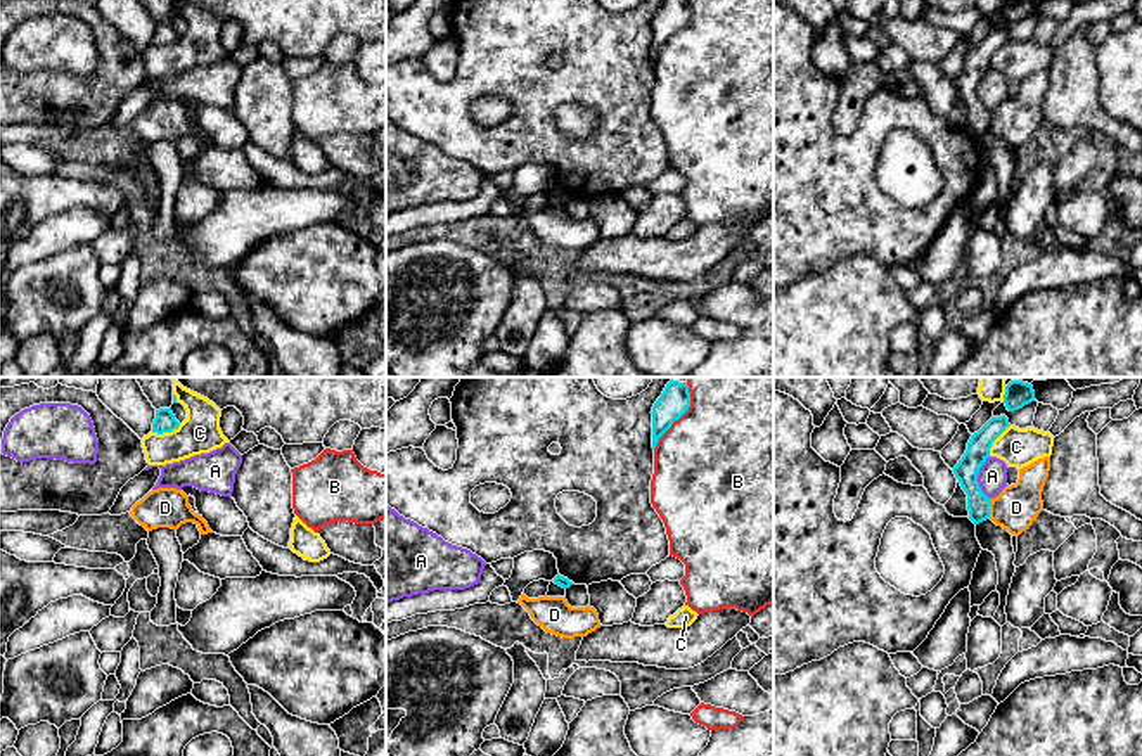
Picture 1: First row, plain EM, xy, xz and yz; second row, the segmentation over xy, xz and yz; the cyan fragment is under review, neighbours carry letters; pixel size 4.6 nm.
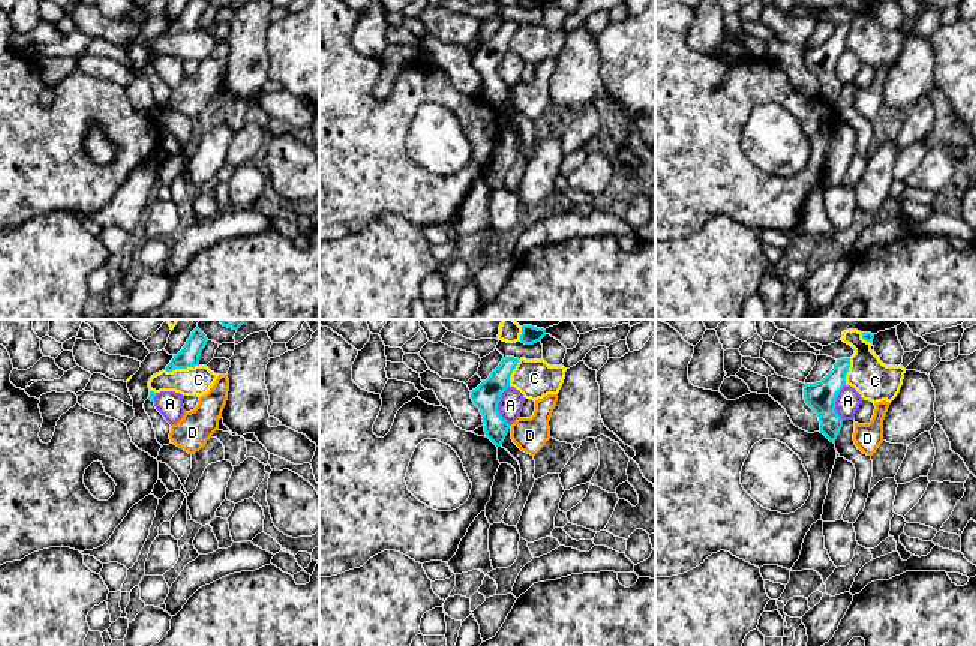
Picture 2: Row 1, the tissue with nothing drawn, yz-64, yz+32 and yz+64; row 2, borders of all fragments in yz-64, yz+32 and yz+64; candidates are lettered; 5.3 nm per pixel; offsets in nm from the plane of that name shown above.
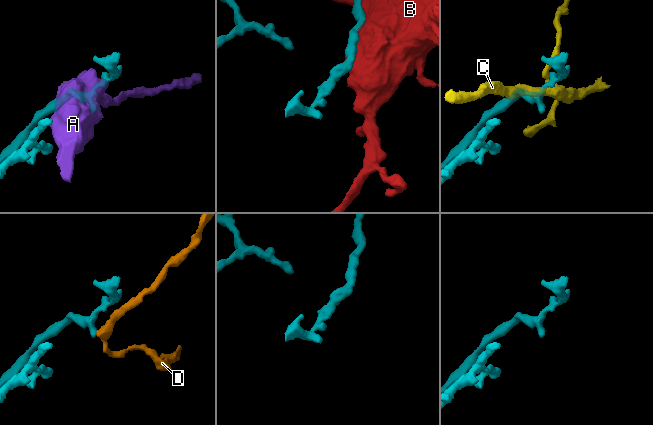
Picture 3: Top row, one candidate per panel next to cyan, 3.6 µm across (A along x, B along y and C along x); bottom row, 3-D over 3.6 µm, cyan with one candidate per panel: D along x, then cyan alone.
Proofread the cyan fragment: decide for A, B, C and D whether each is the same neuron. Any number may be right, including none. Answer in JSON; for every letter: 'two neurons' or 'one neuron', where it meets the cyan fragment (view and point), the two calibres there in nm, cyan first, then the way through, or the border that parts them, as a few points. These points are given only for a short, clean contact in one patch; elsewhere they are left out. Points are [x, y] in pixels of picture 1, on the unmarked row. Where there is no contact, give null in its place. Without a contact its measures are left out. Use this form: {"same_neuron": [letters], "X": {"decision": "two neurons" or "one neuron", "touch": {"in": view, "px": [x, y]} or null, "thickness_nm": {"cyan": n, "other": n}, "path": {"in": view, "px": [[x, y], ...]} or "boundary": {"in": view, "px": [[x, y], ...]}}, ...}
{"same_neuron": [], "A": {"decision": "two neurons", "touch": {"in": "yz", "px": [976, 90]}, "thickness_nm": {"cyan": 110, "other": 140}}, "B": {"decision": "two neurons", "touch": {"in": "xz", "px": [677, 32]}, "thickness_nm": {"cyan": 140, "other": 500}}, "C": {"decision": "two neurons", "touch": {"in": "yz", "px": [995, 51]}, "thickness_nm": {"cyan": 110, "other": 180}, "boundary": {"in": "yz", "px": [[1009, 37], [994, 54], [988, 68]]}}, "D": {"decision": "two neurons", "touch": {"in": "yz", "px": [988, 120]}, "thickness_nm": {"cyan": 110, "other": 200}, "boundary": {"in": "yz", "px": [[992, 111], [988, 128]]}}}

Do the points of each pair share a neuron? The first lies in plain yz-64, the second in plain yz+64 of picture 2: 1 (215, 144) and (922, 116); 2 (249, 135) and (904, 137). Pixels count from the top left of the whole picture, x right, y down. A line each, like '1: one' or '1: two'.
1: two
2: one

